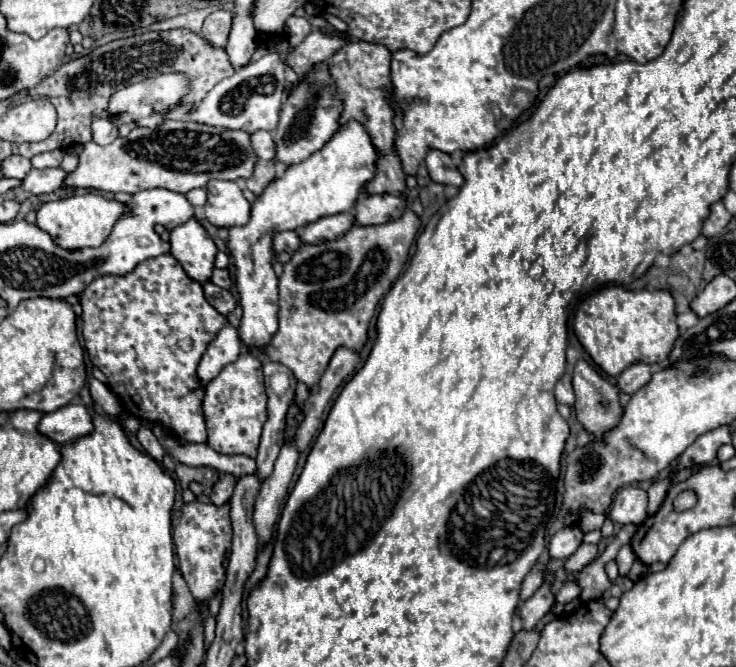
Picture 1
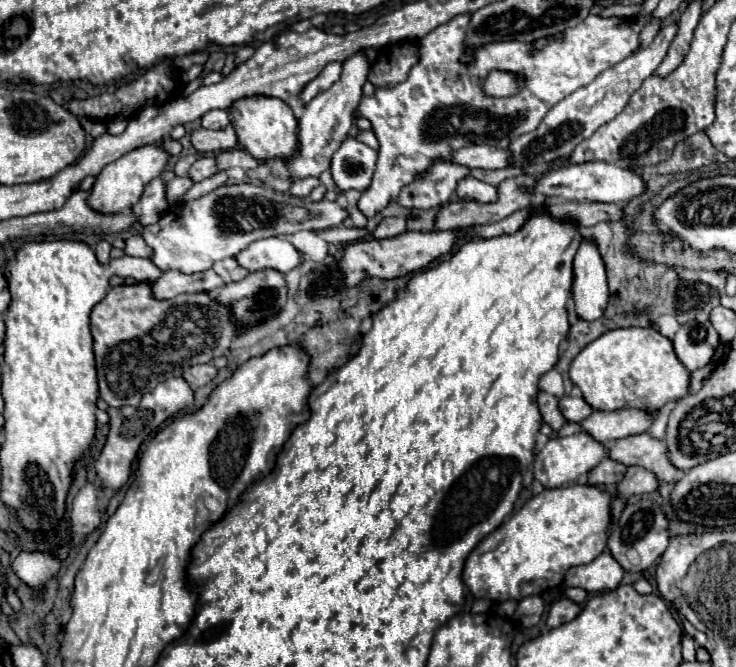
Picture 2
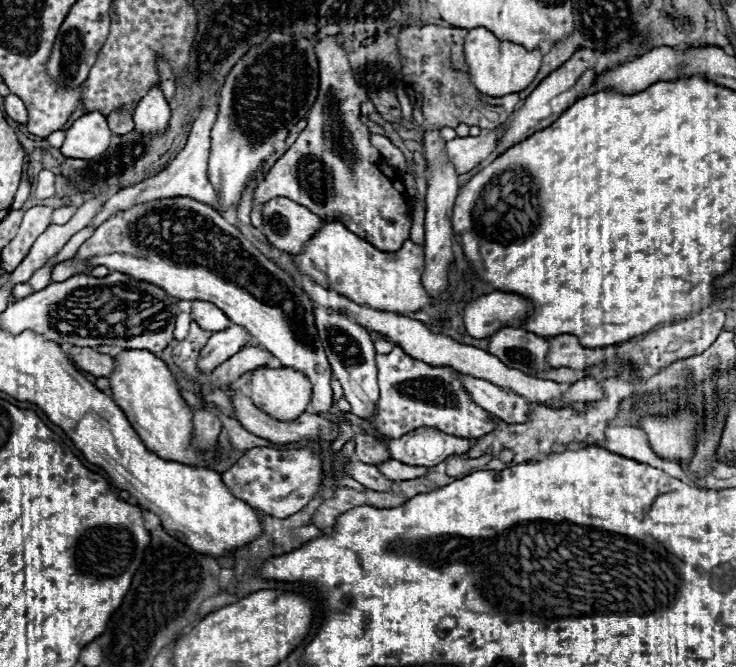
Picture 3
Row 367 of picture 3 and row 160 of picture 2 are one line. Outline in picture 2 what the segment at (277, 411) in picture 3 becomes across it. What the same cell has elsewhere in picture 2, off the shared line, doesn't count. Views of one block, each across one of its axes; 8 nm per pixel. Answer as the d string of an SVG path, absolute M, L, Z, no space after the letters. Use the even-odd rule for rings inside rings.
M246 96L246 98L232 102L230 116L232 116L232 126L236 130L240 144L260 162L274 158L274 156L288 160L296 154L298 122L292 114L292 108L284 100L276 100L272 96Z

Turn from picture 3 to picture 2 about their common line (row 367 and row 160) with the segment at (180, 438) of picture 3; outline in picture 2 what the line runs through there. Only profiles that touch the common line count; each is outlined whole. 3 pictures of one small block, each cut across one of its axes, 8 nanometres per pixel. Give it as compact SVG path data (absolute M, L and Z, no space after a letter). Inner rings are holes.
M150 144L150 146L142 146L142 148L136 148L128 154L124 154L122 158L114 160L112 164L108 164L98 176L96 176L96 182L92 184L90 192L88 192L88 206L100 214L120 214L120 212L126 212L126 210L132 210L132 206L140 200L142 192L144 192L144 186L162 174L164 166L168 162L168 154L156 146L156 144Z

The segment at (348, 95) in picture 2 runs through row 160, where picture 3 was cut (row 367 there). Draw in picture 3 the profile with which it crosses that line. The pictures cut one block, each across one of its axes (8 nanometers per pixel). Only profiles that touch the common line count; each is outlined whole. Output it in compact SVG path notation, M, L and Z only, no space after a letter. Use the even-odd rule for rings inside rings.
M184 196L184 198L154 200L154 202L130 208L128 212L118 212L116 216L112 216L110 220L106 220L96 228L96 232L78 248L74 258L88 262L92 268L106 266L110 272L124 272L134 280L154 284L162 288L166 294L174 296L176 300L214 302L220 310L226 312L226 316L234 324L244 326L248 334L256 338L258 344L266 348L272 356L276 356L284 366L290 366L302 372L312 382L312 402L308 412L324 414L330 410L332 368L328 364L322 344L316 342L312 298L282 268L278 268L264 254L260 254L254 248L254 244L242 236L242 232L236 226L228 224L208 204L202 204Z

